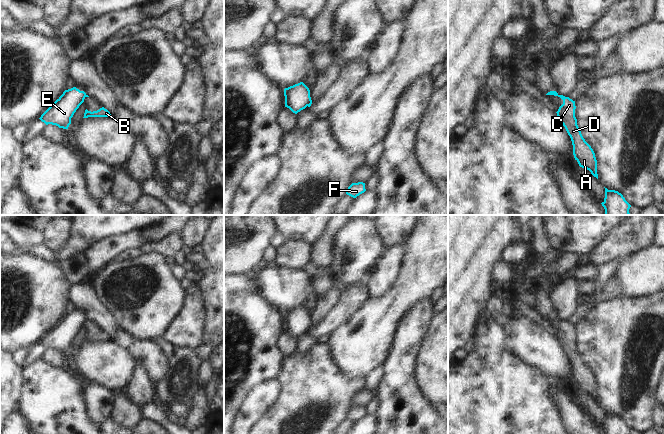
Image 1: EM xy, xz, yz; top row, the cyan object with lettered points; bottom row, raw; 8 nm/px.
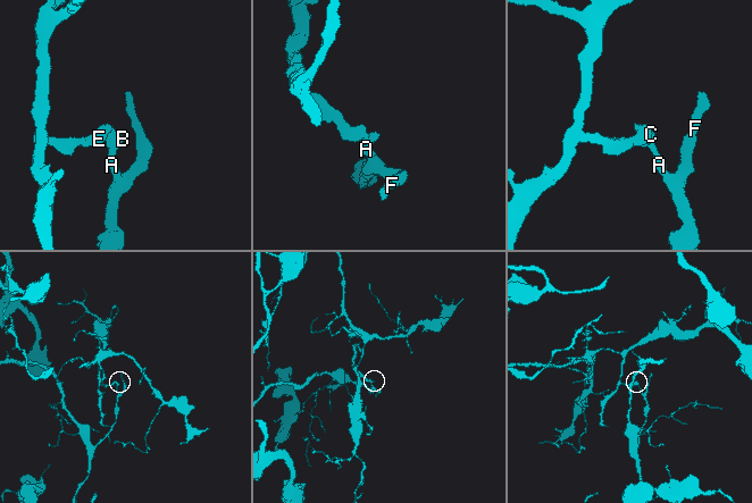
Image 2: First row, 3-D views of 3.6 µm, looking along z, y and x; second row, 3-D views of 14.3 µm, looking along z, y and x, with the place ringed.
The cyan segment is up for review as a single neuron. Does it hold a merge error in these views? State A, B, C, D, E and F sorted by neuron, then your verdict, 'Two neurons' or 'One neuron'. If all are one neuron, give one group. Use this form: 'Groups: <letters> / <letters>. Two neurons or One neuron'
Groups: A B C D F / E. Two neurons.

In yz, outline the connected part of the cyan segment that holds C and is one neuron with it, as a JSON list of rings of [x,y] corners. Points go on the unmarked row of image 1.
[[[563,319],[557,320],[563,324],[563,328],[556,337],[571,362],[574,382],[580,391],[589,394],[591,398],[598,403],[595,377],[583,362],[577,349],[575,325]]]

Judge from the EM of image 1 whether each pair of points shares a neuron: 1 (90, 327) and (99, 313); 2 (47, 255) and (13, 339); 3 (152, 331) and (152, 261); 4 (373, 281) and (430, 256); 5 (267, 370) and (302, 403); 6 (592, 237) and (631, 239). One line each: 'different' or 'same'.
1: different
2: different
3: same
4: different
5: different
6: different

